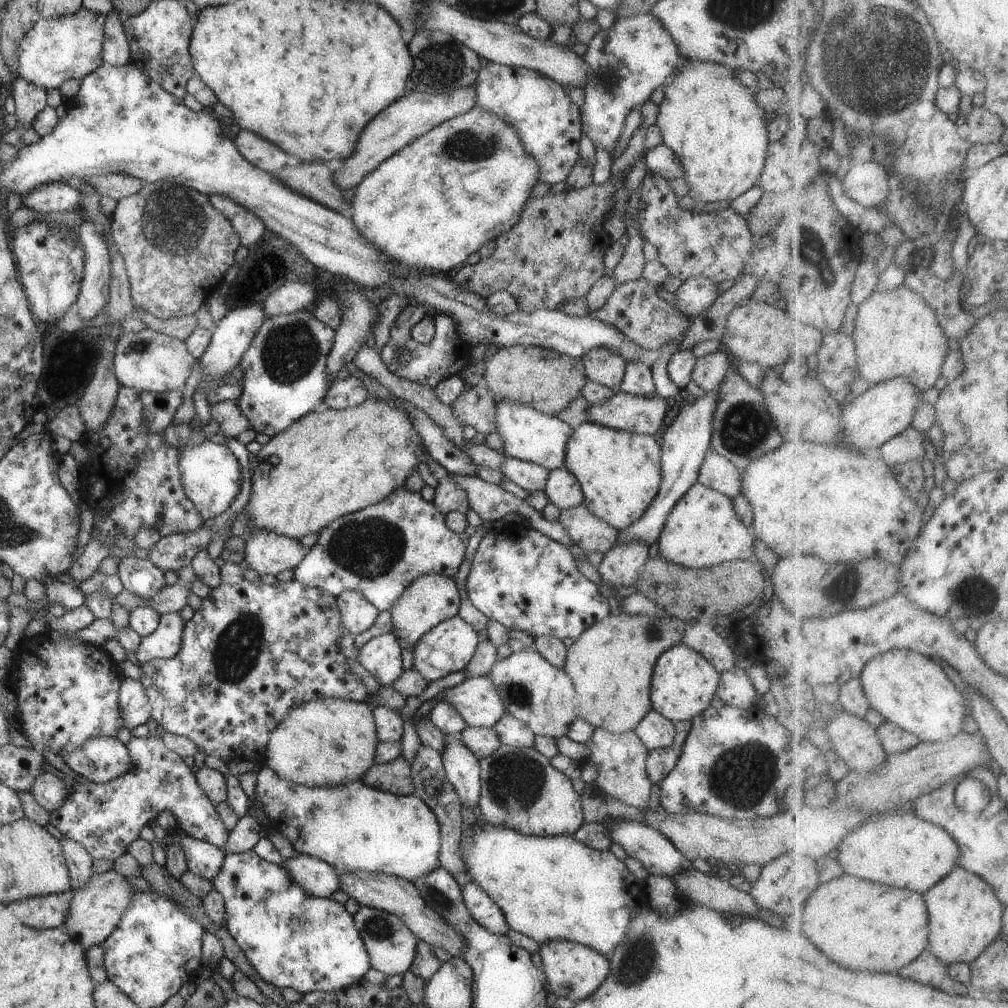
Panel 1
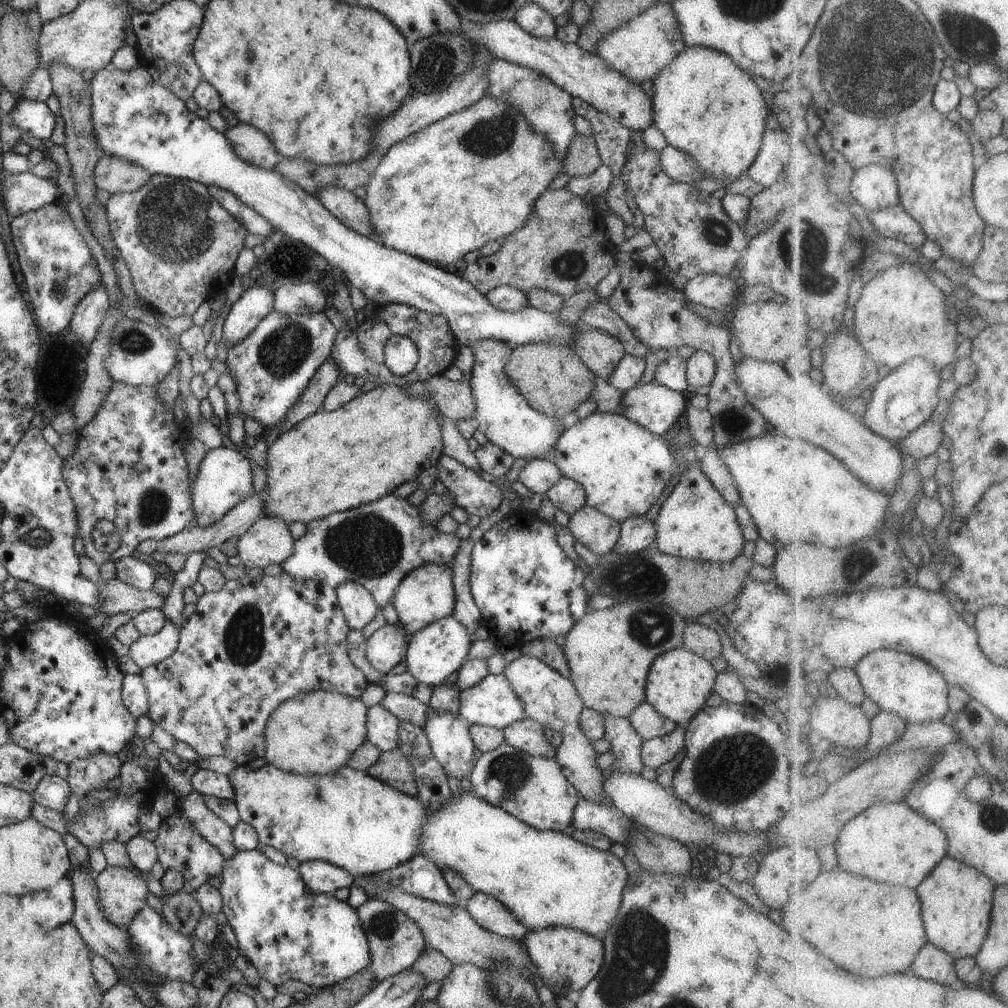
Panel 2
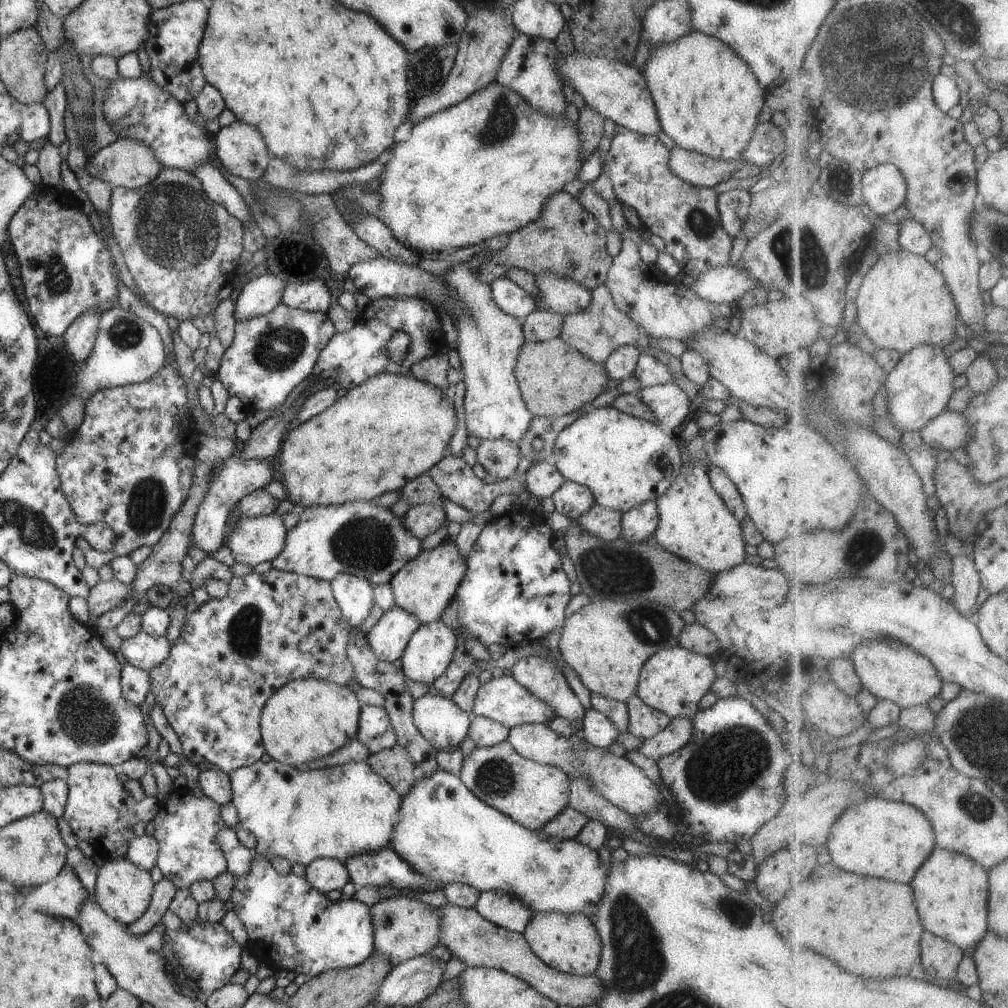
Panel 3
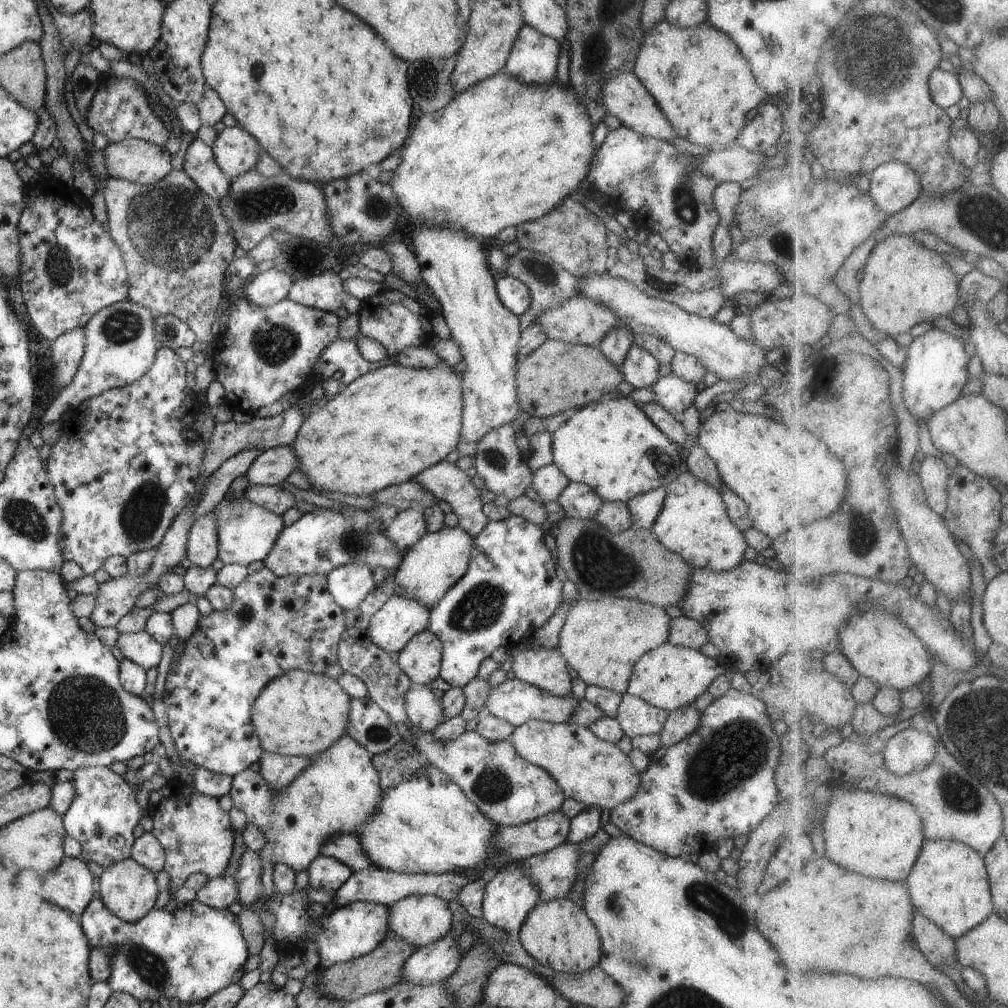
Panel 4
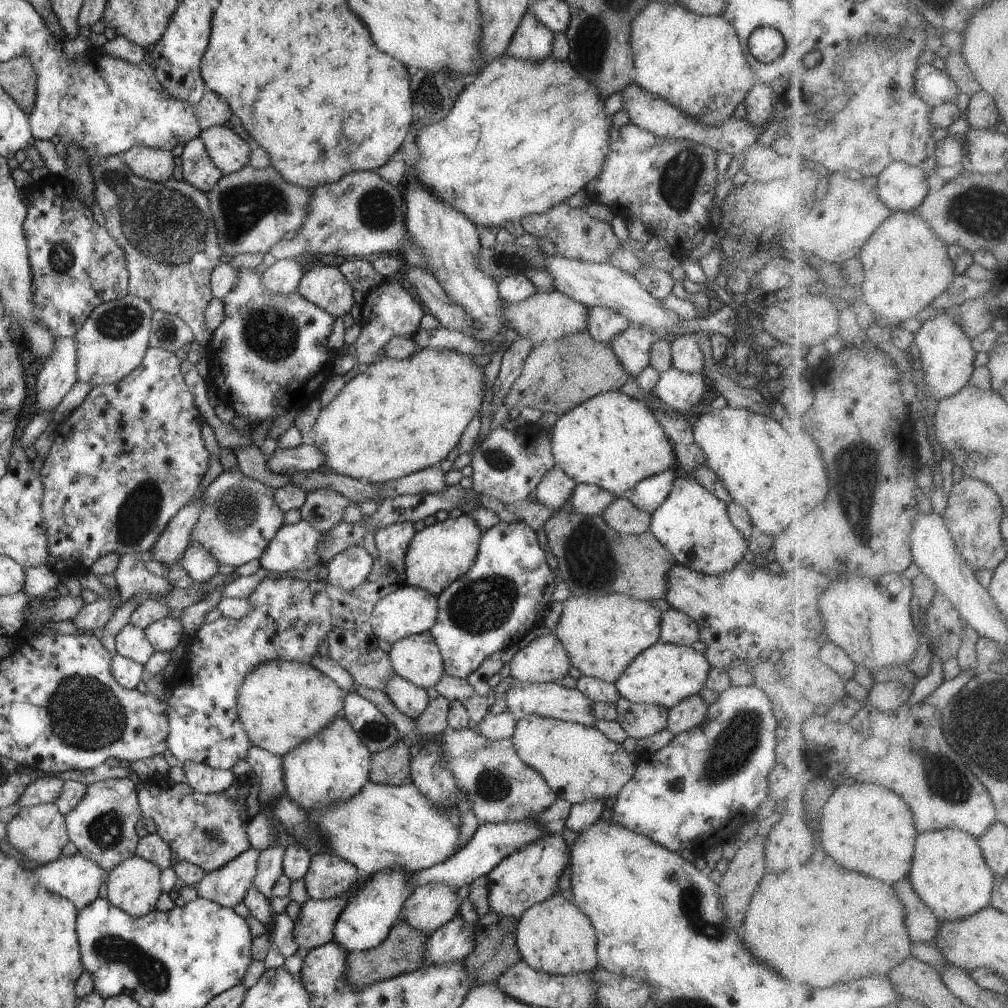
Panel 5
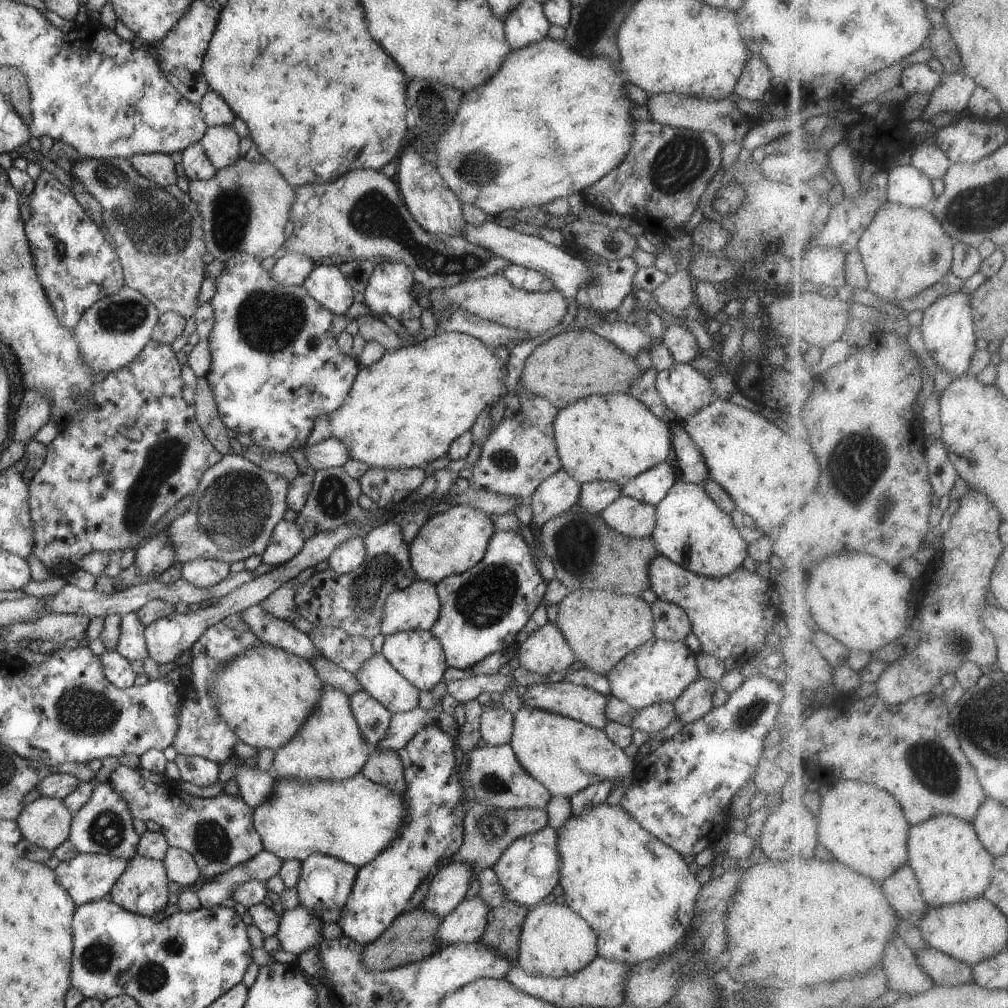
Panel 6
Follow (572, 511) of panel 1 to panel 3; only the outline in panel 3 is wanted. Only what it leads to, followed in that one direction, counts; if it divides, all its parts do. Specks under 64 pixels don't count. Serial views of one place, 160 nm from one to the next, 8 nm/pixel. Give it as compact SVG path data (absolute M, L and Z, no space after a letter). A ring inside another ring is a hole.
M594 504L585 514L582 514L575 523L588 534L600 538L604 542L612 542L621 537L621 517L618 510L604 508Z

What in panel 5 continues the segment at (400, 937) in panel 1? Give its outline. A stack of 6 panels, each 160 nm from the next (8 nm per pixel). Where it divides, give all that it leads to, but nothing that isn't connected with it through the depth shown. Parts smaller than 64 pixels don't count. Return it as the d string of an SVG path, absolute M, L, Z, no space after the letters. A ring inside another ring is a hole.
M447 884L420 885L403 904L400 920L430 935L459 914L457 892Z

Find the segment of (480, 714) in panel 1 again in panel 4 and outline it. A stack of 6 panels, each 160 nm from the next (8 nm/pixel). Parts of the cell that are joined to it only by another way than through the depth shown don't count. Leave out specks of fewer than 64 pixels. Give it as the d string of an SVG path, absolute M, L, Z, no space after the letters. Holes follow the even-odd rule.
M519 679L505 680L502 684L492 688L488 692L488 698L486 698L488 714L510 722L514 727L521 726L530 720L552 722L552 724L569 724L578 704L579 700L574 695L568 696L568 698L552 696L552 694L548 694L548 692L544 692L544 690L540 690L540 688L536 688L532 684L527 684Z

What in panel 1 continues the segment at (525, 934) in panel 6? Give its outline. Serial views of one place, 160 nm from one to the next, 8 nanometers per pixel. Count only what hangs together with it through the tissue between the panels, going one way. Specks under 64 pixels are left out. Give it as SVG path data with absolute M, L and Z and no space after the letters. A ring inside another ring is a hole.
M570 940L549 941L540 945L537 962L544 967L546 990L556 998L578 1003L592 995L607 980L610 966L606 956L585 945Z

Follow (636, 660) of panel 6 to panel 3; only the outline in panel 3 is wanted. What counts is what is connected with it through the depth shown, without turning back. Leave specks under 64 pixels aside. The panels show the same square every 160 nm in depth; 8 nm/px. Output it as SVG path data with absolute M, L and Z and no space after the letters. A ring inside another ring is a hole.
M674 646L656 652L643 666L637 696L650 708L674 718L692 719L700 710L701 699L717 680L712 658Z

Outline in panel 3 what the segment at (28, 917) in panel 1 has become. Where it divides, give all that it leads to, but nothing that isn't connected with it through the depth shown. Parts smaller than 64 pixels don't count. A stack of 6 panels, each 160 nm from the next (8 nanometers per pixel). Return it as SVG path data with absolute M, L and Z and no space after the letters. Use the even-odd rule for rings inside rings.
M64 866L54 880L42 886L24 888L24 904L56 918L77 919L89 893L70 866Z

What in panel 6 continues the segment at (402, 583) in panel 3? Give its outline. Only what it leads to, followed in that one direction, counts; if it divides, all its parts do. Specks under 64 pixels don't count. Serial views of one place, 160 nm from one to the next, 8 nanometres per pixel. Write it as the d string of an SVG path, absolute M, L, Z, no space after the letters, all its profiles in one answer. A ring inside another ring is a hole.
M452 505L444 512L432 514L409 544L410 562L417 578L435 585L447 576L476 566L495 532L491 515L468 505Z

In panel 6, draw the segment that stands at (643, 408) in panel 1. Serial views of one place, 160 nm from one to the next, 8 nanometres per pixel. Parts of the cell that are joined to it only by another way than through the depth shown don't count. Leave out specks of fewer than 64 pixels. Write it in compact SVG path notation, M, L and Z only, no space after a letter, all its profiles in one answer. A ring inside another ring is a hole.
M675 362L668 370L660 371L655 385L664 404L681 423L718 398L710 379L689 363Z

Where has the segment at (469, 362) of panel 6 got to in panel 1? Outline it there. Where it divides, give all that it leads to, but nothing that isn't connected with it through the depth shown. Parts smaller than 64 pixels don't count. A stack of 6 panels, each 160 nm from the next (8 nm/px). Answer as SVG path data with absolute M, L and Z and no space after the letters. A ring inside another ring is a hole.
M369 396L360 406L312 411L272 437L250 465L252 494L246 506L248 531L263 529L300 540L308 534L320 533L336 518L381 502L401 488L417 471L425 452L423 439L414 429L405 405Z

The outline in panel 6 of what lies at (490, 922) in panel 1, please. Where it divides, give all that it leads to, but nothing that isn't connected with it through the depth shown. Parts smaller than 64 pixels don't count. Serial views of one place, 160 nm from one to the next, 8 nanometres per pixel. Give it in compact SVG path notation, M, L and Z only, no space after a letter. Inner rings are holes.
M546 825L539 831L513 840L496 861L492 870L505 892L508 901L525 904L532 908L548 896L559 883L561 858L557 851L557 830Z

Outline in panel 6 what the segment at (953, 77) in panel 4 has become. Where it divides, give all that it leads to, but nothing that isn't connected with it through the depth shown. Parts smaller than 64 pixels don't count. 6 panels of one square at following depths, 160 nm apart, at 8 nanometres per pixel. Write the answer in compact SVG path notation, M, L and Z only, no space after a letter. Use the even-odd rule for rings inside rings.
M924 59L921 62L906 67L902 73L902 86L909 93L909 96L916 94L926 94L933 92L940 86L943 81L943 75L932 70L932 66Z

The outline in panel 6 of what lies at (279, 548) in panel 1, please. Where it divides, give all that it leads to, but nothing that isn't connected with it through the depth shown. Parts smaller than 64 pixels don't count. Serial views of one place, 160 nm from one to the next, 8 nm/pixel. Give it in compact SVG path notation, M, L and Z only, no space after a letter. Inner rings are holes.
M230 452L201 476L188 509L172 520L167 530L177 566L196 559L214 559L228 564L262 554L273 528L288 510L286 495L290 481L285 476L264 470Z

